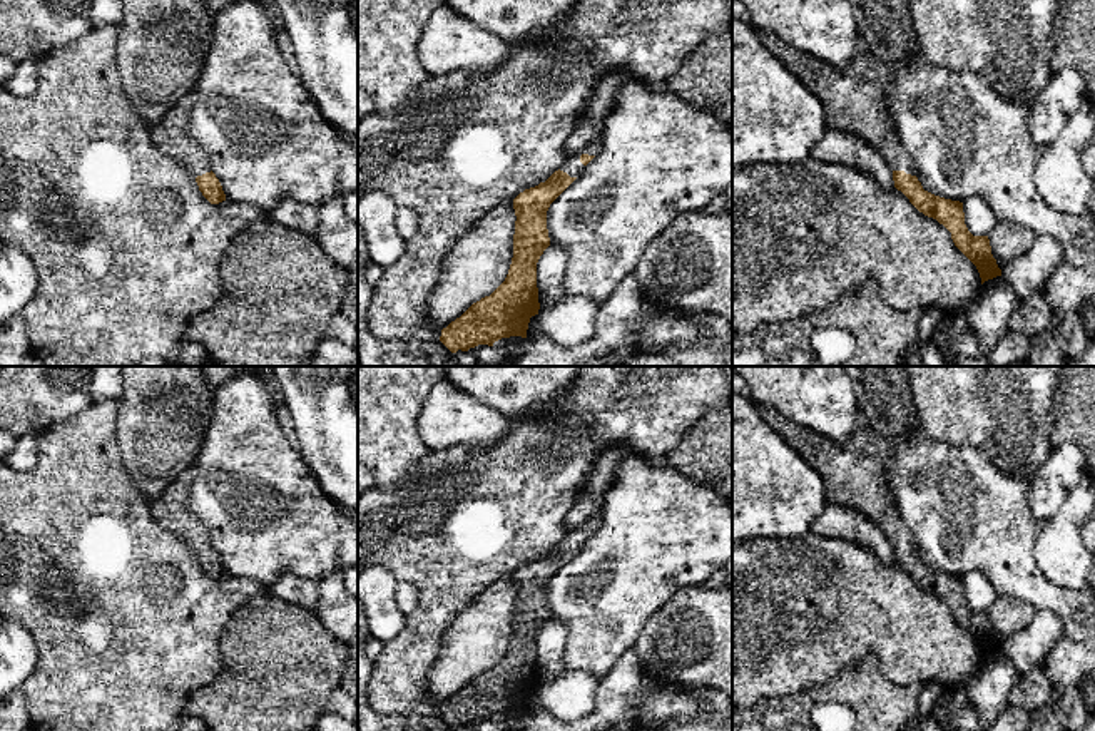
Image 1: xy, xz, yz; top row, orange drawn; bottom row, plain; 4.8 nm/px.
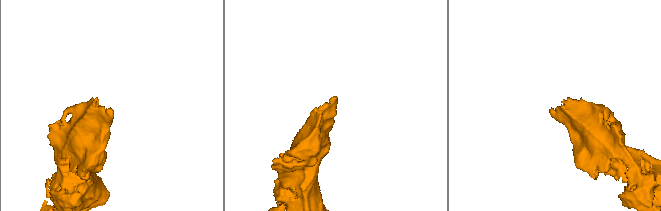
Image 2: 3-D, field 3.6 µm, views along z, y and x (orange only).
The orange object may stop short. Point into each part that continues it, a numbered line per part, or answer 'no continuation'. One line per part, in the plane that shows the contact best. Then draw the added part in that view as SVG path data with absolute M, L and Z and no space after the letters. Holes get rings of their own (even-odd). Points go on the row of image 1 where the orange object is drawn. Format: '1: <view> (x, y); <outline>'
1: xz (574, 168); M590 144L580 152L568 156L567 162L560 167L560 171L567 172L570 177L578 177L585 169L585 166L580 162L580 156L582 154L597 156L597 152L598 146Z

